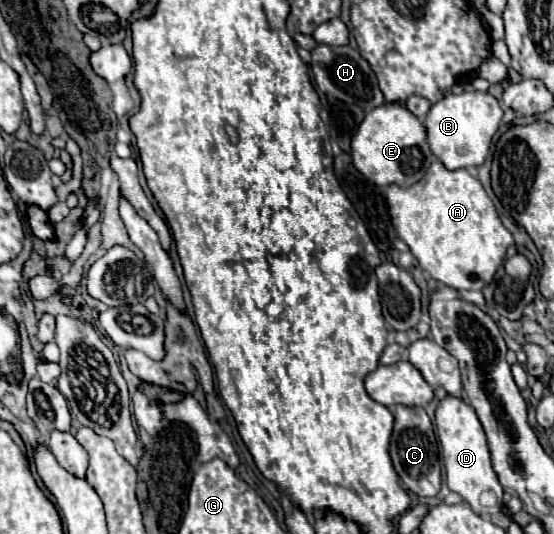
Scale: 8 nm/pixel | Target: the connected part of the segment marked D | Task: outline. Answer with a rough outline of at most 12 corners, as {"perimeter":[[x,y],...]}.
{"perimeter":[[459,396],[435,410],[449,490],[503,508],[483,426]]}

